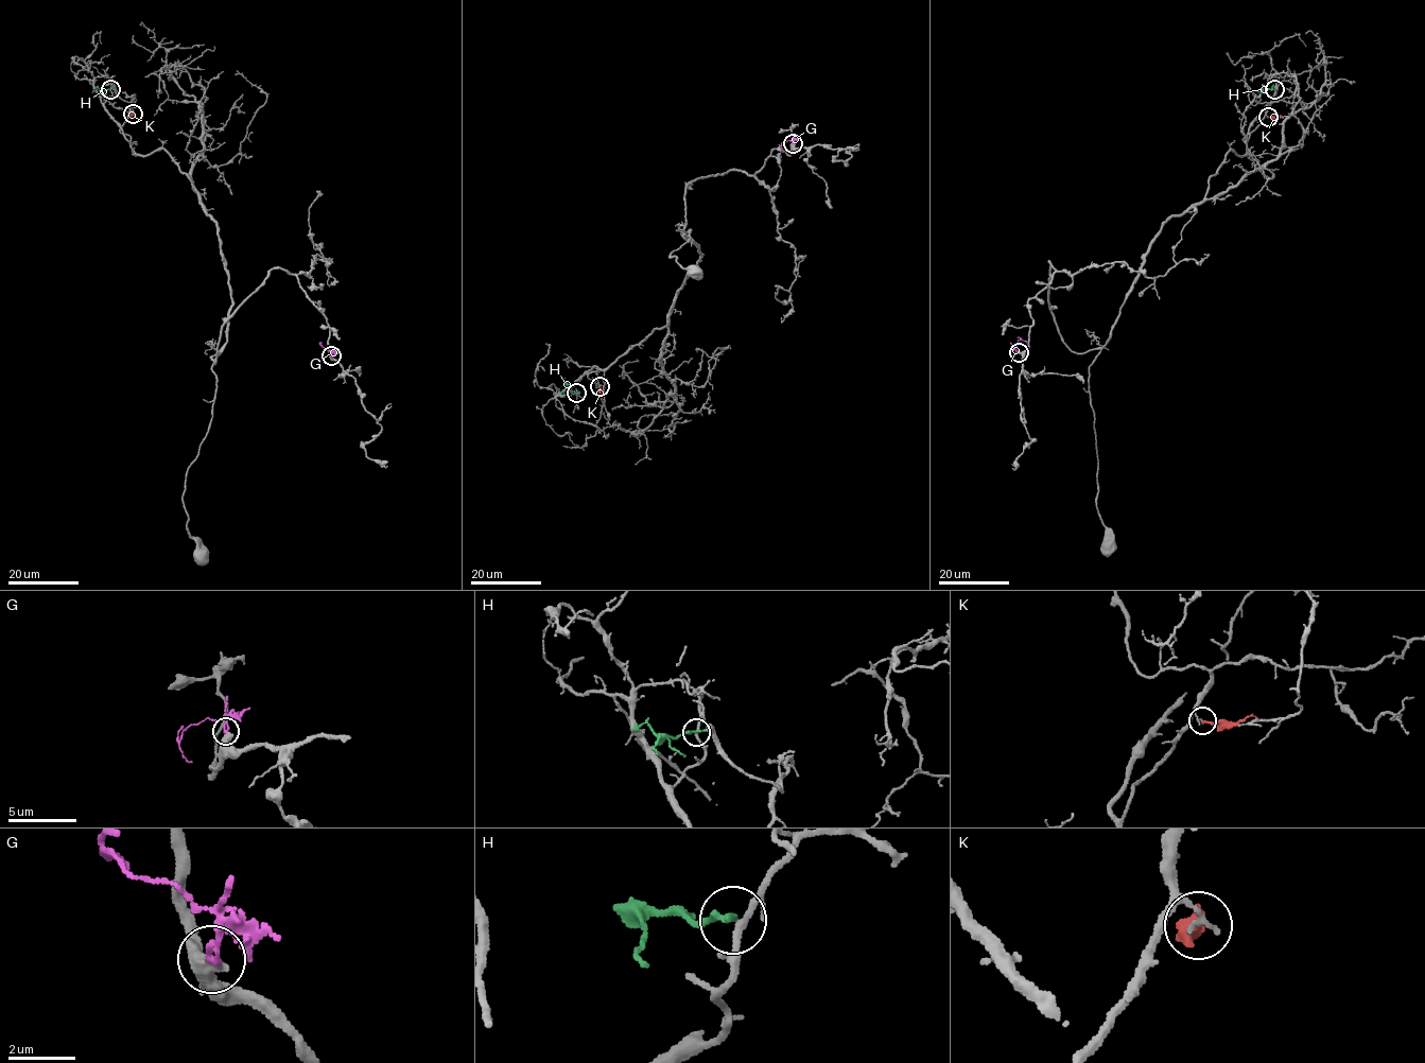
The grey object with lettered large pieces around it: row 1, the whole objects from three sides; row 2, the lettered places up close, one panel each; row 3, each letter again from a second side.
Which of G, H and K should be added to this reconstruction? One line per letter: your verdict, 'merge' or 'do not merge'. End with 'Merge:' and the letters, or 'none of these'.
G: do not merge
H: do not merge
K: do not merge
Merge: none of these

